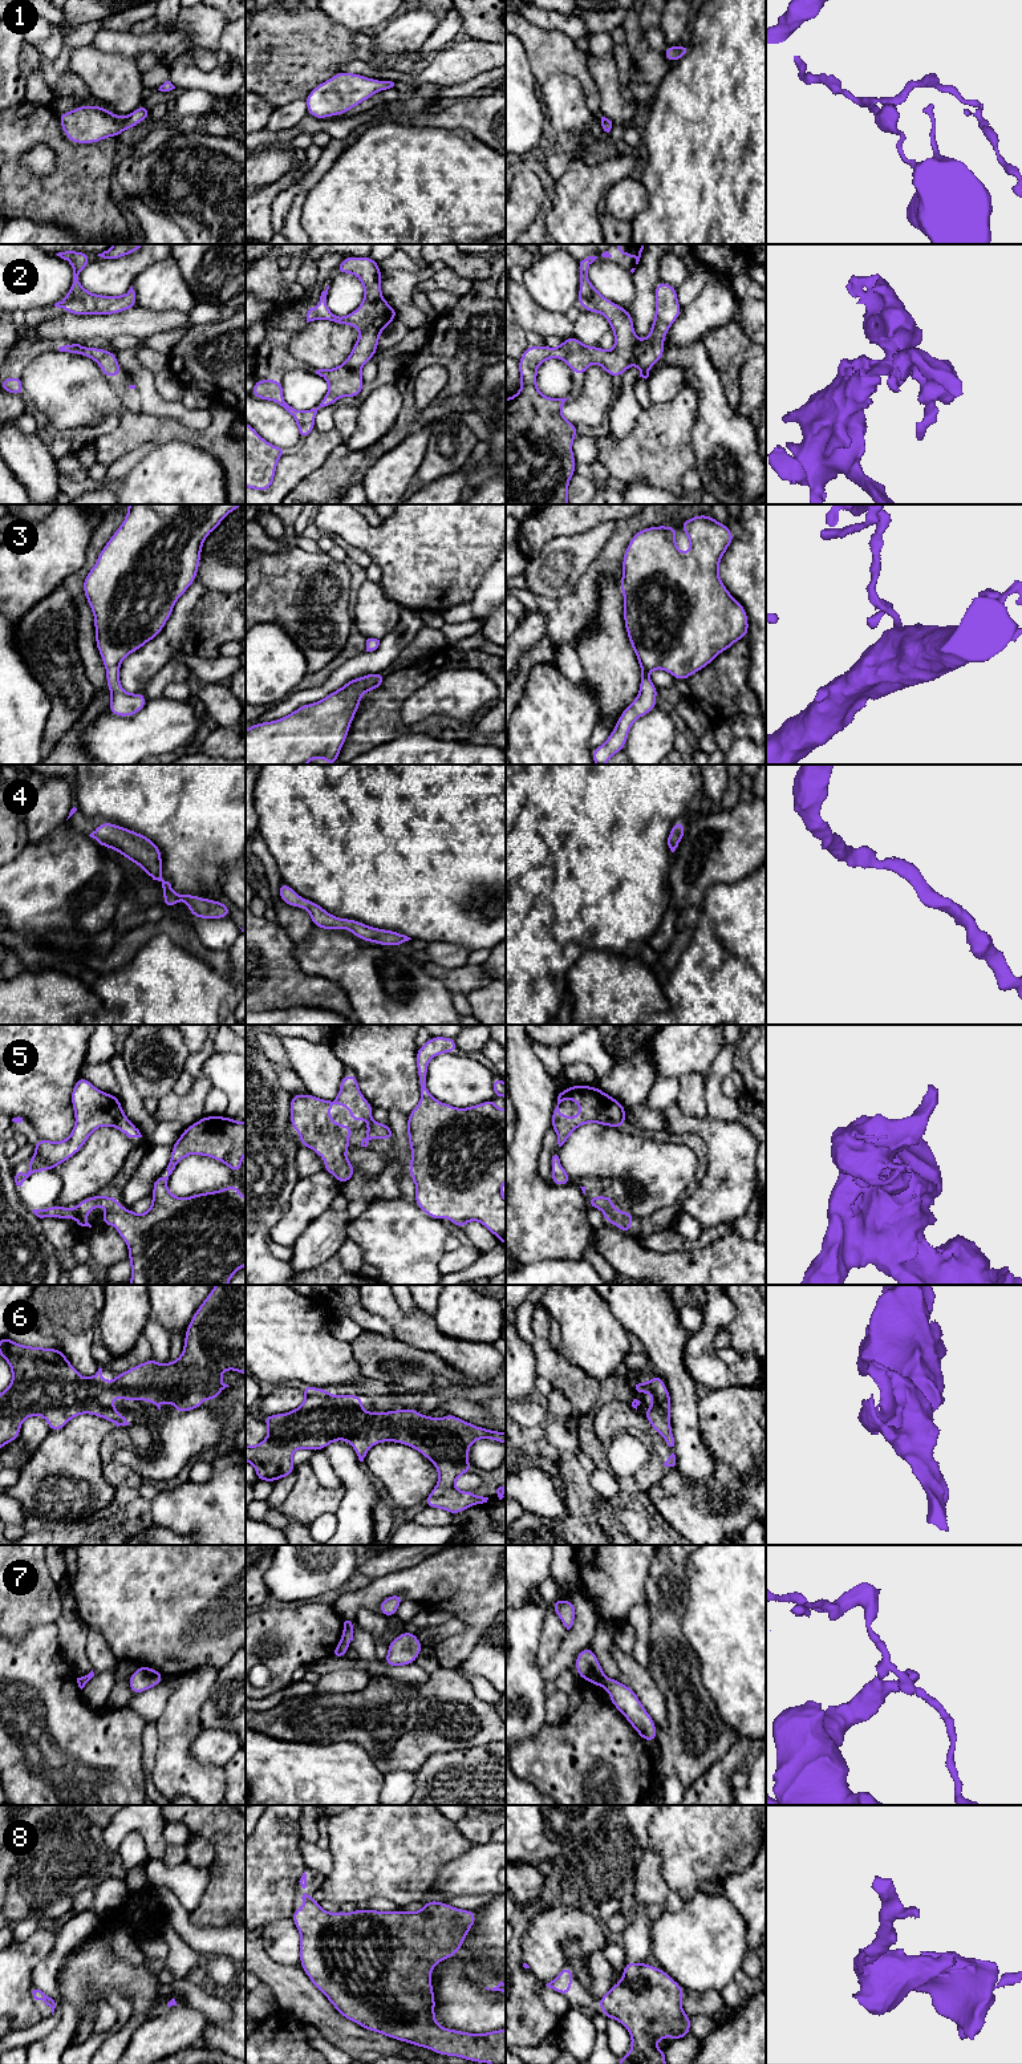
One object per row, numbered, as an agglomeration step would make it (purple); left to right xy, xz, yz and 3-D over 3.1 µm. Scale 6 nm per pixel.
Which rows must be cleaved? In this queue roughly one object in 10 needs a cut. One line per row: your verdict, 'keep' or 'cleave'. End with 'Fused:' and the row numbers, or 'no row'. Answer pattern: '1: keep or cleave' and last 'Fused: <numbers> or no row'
1: keep
2: keep
3: keep
4: keep
5: keep
6: keep
7: cleave
8: keep
Fused: 7

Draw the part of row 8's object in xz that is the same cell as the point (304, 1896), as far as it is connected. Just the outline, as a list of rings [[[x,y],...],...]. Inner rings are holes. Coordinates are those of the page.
[[[303,1890],[297,1899],[307,1902],[304,1907],[295,1909],[291,1917],[300,1933],[300,1966],[340,2015],[368,2031],[439,2055],[506,2064],[506,2028],[469,2033],[442,2028],[434,2016],[431,1971],[435,1964],[461,1951],[466,1934],[476,1921],[475,1911],[430,1898],[414,1913],[372,1909],[328,1913],[308,1891]]]

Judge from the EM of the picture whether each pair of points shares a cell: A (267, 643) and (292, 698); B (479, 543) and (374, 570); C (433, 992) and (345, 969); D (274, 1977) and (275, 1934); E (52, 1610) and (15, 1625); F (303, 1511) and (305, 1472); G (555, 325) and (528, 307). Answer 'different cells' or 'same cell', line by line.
A: different cells
B: different cells
C: same cell
D: different cells
E: same cell
F: same cell
G: same cell

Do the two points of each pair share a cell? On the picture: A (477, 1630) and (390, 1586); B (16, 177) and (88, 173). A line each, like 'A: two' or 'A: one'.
A: one
B: one

